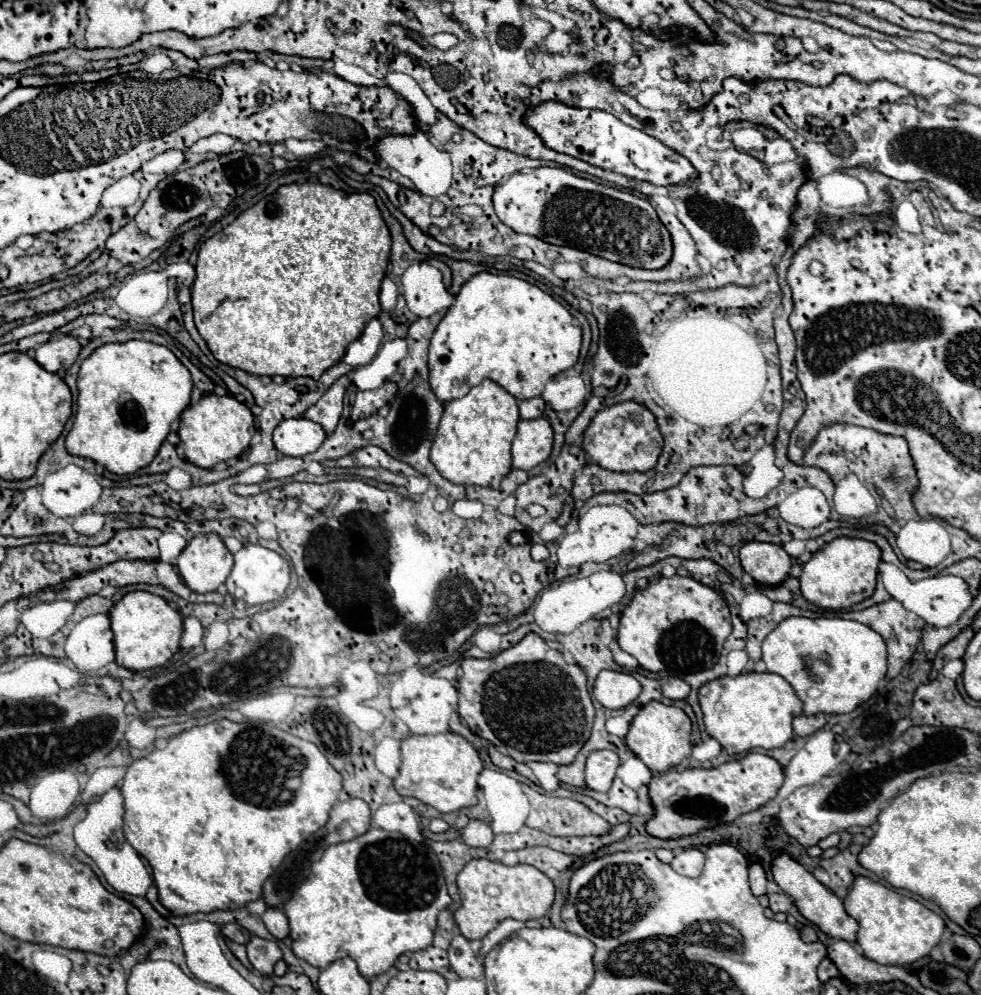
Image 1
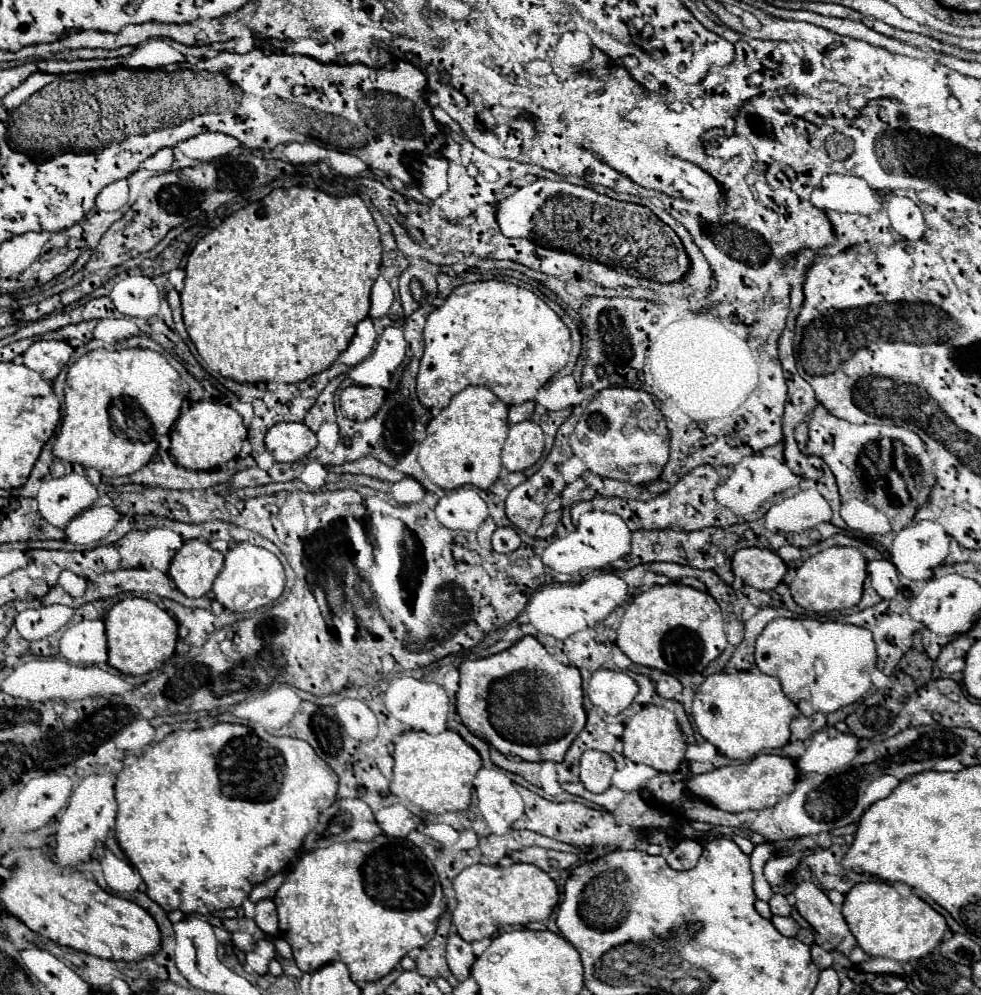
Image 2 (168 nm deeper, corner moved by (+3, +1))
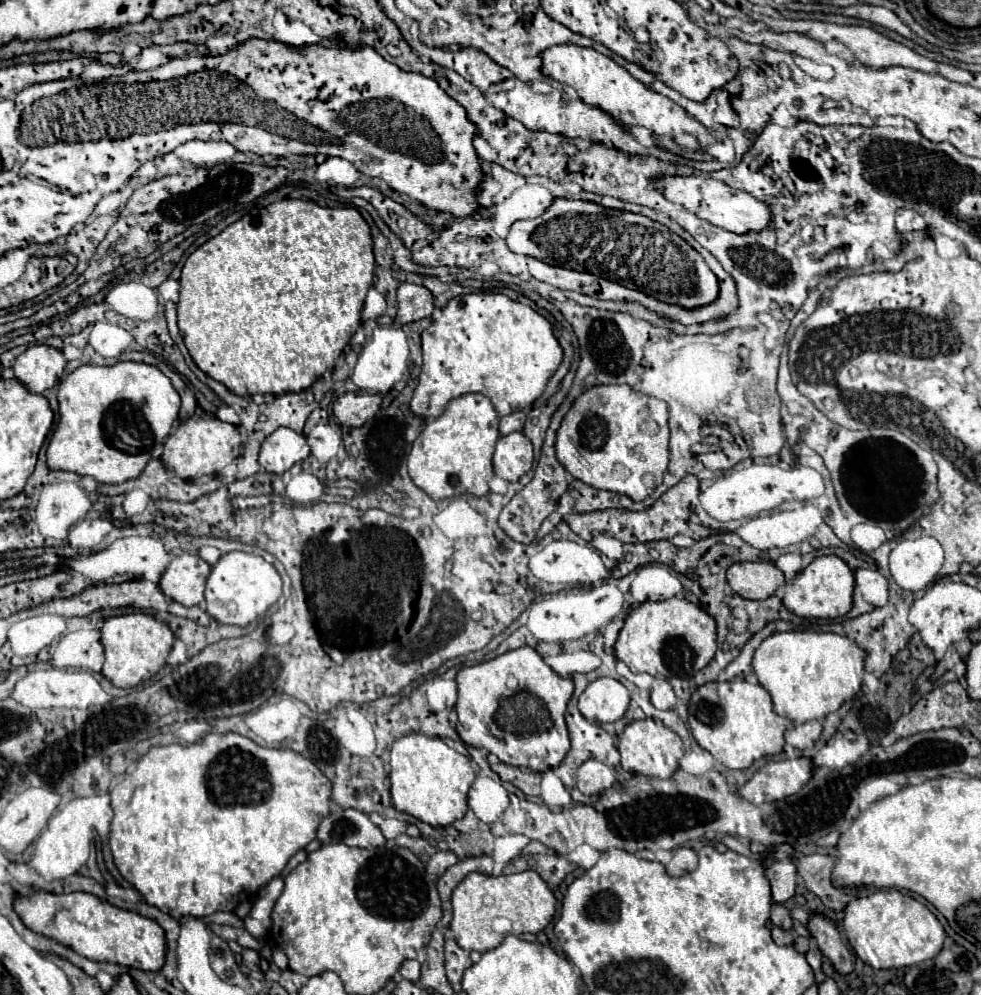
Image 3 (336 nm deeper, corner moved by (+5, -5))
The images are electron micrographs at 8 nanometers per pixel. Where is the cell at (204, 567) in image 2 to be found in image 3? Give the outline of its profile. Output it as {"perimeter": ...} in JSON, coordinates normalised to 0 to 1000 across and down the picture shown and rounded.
{"perimeter":[[[187,555],[170,569],[162,591],[187,609],[201,609],[207,605],[207,593],[213,577],[215,569],[203,557]]]}

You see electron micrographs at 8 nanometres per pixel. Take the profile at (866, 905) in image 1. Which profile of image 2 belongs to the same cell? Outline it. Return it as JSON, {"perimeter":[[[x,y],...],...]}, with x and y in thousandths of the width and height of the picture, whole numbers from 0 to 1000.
{"perimeter":[[[904,886],[872,888],[857,911],[867,937],[886,961],[904,961],[910,965],[929,965],[945,961],[963,939],[963,923],[933,898],[918,901]]]}

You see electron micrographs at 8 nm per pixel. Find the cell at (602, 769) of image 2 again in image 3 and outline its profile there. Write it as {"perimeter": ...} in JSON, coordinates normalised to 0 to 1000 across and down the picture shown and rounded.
{"perimeter":[[[598,764],[588,774],[588,792],[596,800],[609,800],[617,794],[621,794],[629,784],[627,772],[611,766],[611,764]]]}

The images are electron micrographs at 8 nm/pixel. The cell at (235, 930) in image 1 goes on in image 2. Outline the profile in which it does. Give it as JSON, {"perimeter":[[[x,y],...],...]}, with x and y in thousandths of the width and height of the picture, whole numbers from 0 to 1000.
{"perimeter":[[[235,937],[235,945],[238,945],[238,949],[240,949],[244,955],[248,955],[248,957],[254,957],[254,955],[260,953],[260,945],[258,945],[258,941],[254,941],[252,937]]]}

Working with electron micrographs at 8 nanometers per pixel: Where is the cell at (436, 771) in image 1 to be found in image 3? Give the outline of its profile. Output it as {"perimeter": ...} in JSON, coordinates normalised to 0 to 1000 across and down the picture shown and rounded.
{"perimeter":[[[415,738],[401,746],[399,752],[399,806],[405,814],[415,816],[439,830],[456,830],[476,816],[476,796],[486,782],[480,764],[450,742],[437,742],[433,738]]]}

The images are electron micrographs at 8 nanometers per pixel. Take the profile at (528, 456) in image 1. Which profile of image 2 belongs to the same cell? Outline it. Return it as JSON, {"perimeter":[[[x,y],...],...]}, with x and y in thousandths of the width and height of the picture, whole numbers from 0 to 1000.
{"perimeter":[[[533,422],[521,426],[511,454],[513,468],[521,474],[533,472],[551,460],[554,448],[556,448],[556,438],[547,424]]]}

